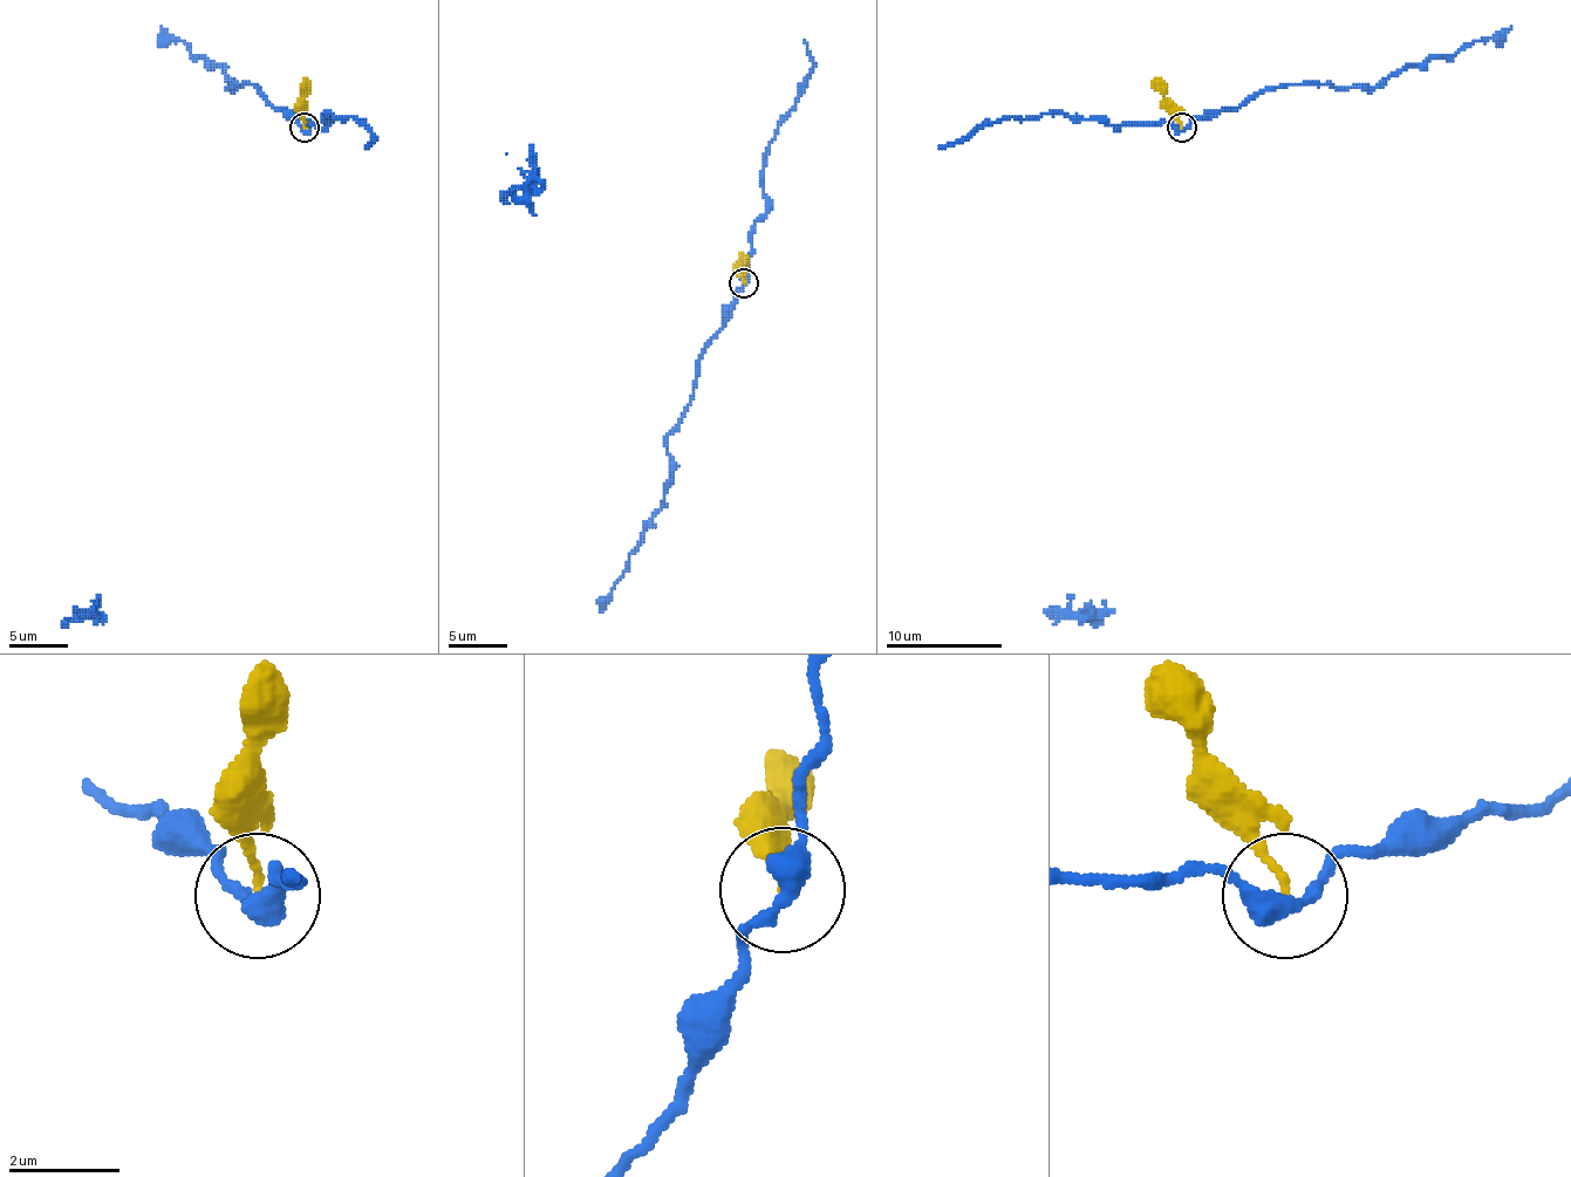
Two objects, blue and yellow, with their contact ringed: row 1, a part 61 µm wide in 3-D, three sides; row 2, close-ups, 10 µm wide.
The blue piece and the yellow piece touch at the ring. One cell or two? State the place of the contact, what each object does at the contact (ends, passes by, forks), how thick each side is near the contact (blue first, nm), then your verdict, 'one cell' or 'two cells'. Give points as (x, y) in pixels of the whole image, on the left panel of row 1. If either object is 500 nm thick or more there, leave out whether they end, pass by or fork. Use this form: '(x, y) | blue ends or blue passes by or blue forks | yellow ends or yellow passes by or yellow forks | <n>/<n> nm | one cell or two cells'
(305, 127) | blue passes by | yellow ends | 360/130 nm | two cells

